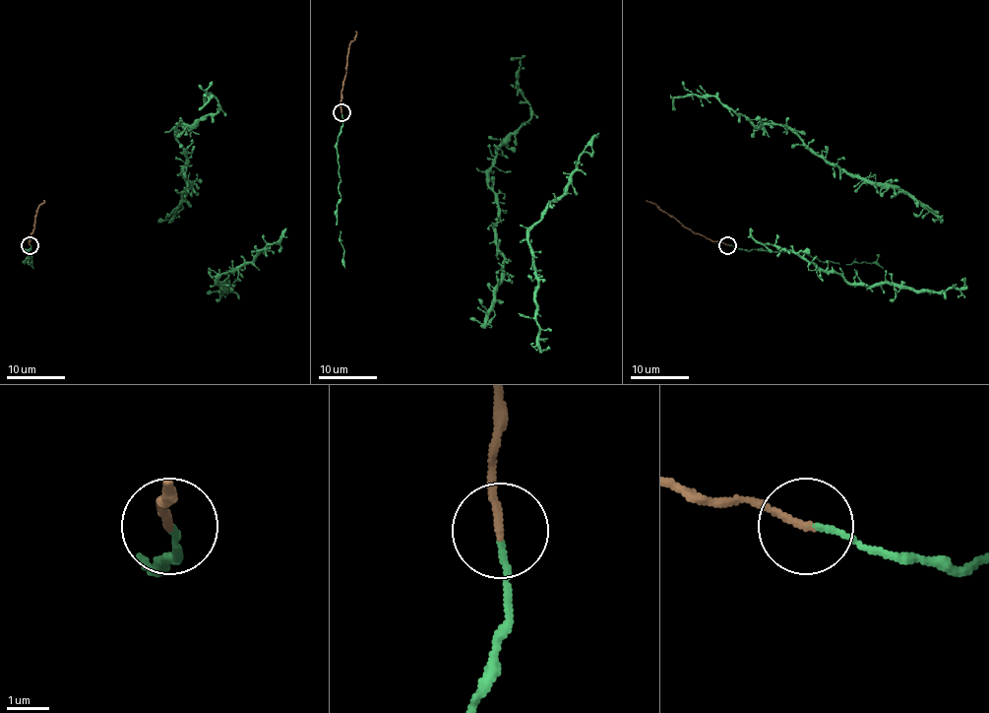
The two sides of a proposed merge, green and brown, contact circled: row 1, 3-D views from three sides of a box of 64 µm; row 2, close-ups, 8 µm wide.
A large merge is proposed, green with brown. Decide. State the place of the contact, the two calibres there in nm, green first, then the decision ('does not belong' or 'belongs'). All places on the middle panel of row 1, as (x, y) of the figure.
place (341, 112); calibres 110 and 180 nm; does not belong

